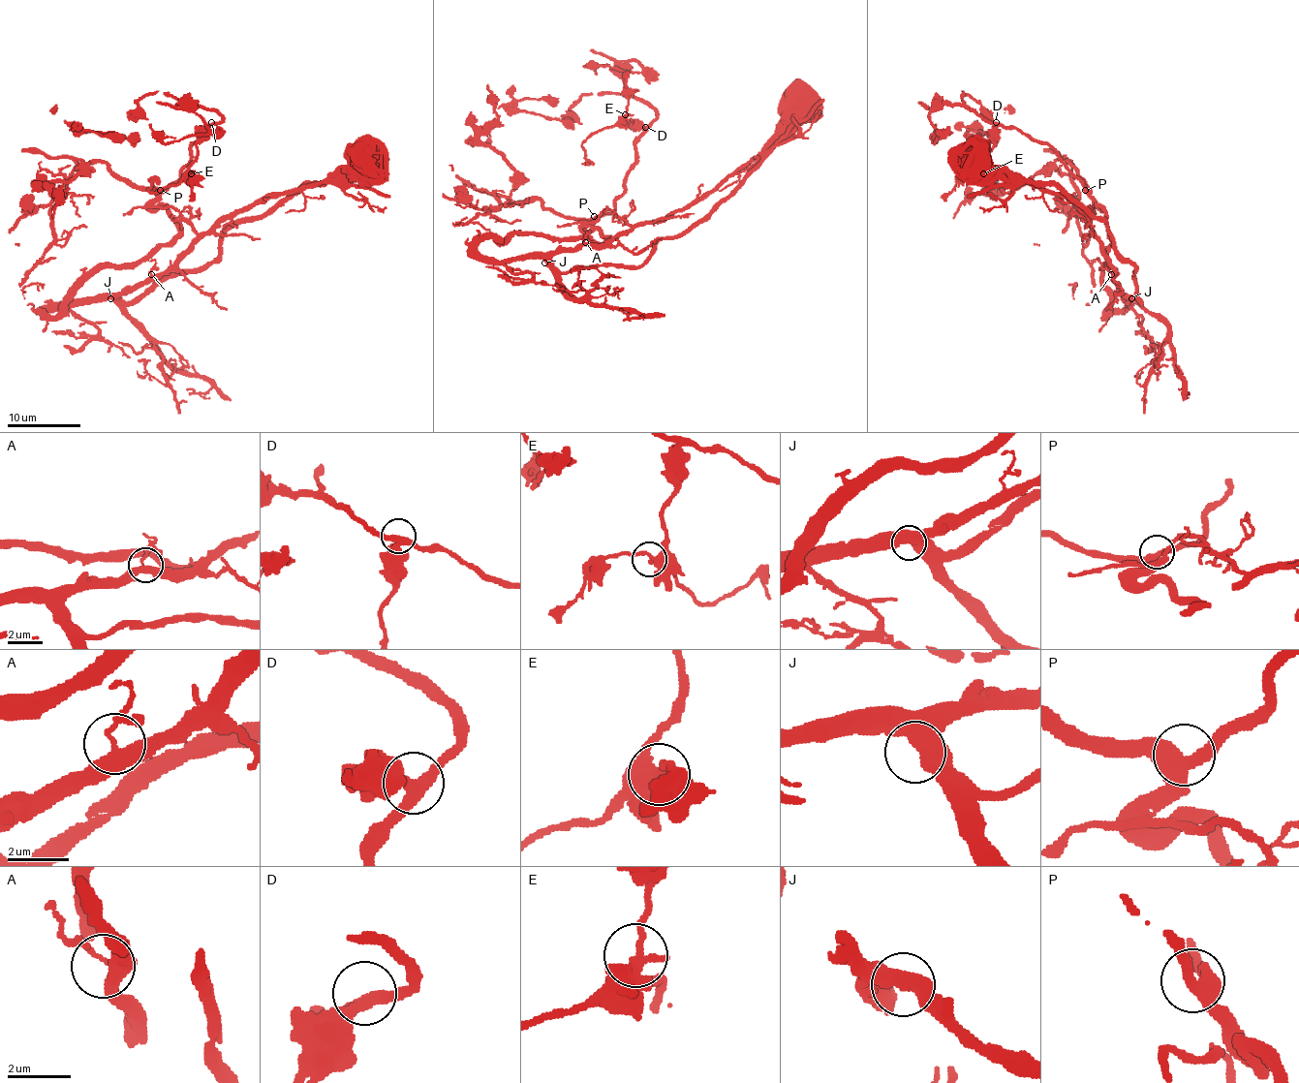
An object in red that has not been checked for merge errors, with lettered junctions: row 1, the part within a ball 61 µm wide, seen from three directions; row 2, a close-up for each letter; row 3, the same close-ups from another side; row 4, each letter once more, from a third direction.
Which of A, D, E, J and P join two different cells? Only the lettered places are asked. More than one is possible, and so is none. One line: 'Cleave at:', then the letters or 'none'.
Cleave at: none

